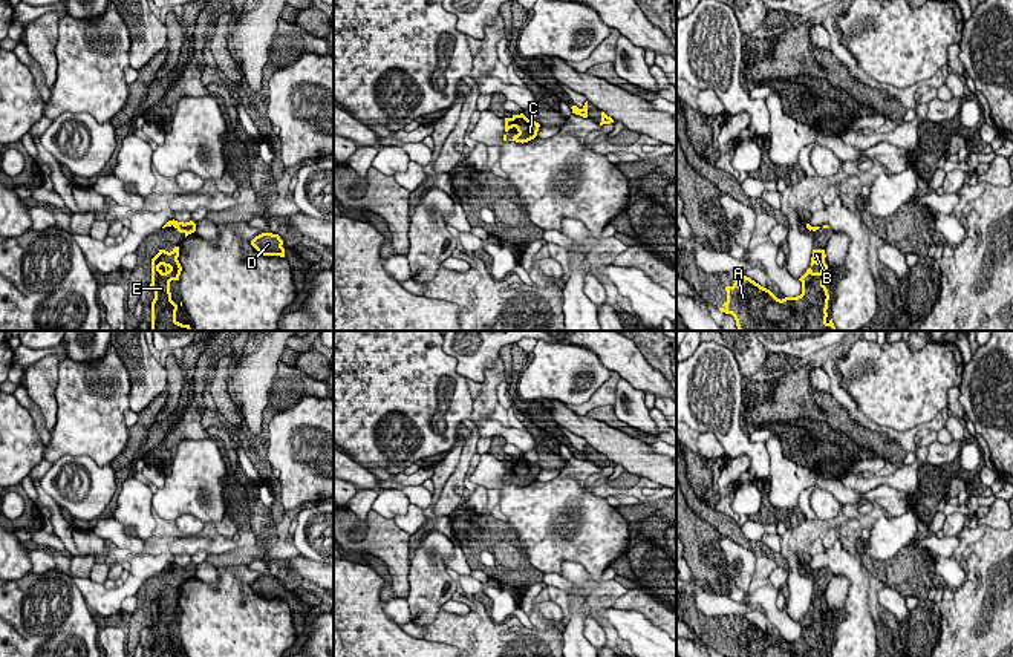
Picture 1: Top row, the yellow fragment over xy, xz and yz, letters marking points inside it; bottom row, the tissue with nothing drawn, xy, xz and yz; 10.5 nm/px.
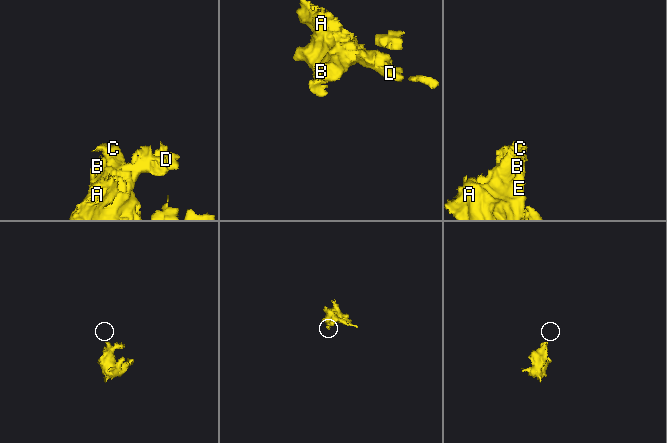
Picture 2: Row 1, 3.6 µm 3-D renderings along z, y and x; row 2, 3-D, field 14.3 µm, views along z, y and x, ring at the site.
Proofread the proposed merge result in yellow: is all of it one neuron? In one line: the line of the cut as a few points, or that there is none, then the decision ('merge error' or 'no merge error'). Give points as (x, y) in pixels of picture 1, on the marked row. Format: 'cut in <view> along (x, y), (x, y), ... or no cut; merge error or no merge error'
no cut; no merge error

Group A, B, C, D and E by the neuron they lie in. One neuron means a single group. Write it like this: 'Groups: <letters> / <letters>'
Groups: A B C D E

